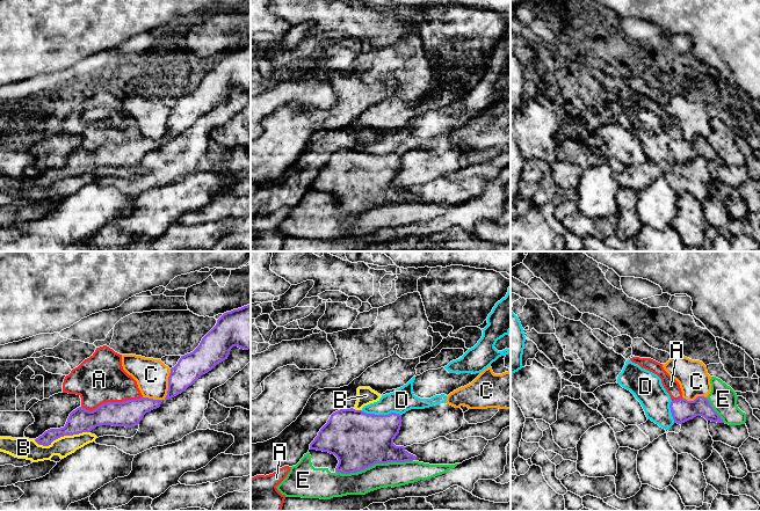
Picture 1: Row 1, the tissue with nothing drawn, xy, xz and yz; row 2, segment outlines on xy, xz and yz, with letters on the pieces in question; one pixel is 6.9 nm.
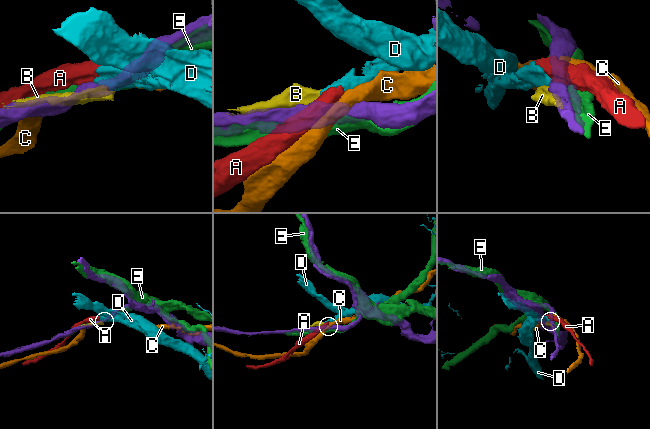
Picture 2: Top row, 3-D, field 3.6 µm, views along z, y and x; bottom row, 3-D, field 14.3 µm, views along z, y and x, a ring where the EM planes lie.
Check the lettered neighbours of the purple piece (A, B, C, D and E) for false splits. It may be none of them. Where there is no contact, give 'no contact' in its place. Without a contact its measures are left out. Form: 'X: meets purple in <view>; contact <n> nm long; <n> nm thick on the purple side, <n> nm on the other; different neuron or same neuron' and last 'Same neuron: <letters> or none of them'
A: meets purple in xy; contact 440 nm long; 180 nm thick on the purple side, 340 nm on the other; different neuron
B: meets purple in xy; contact 400 nm long; 160 nm thick on the purple side, 140 nm on the other; different neuron
C: meets purple in xy; contact 220 nm long; 190 nm thick on the purple side, 220 nm on the other; different neuron
D: meets purple in xz; contact 280 nm long; 380 nm thick on the purple side, 170 nm on the other; different neuron
E: meets purple in xz; contact 550 nm long; 380 nm thick on the purple side, 180 nm on the other; different neuron
Same neuron: none of them

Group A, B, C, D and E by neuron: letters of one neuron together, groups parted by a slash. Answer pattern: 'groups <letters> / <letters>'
groups A D / B / C / E

